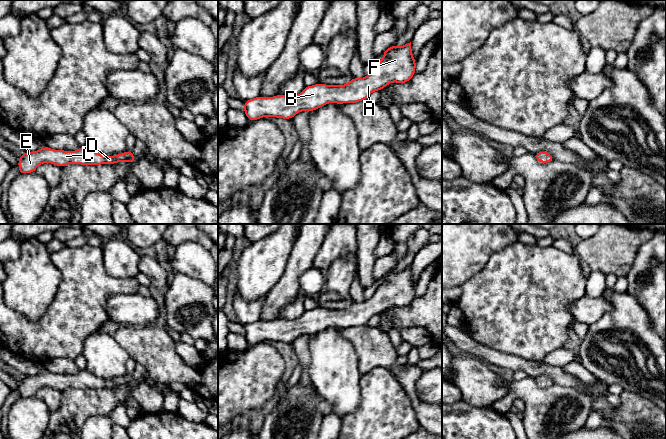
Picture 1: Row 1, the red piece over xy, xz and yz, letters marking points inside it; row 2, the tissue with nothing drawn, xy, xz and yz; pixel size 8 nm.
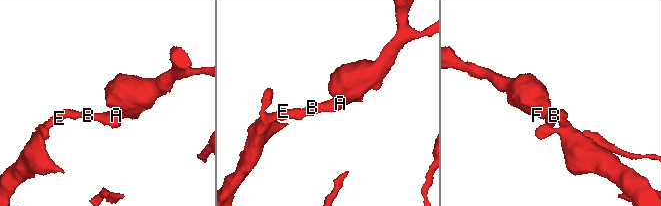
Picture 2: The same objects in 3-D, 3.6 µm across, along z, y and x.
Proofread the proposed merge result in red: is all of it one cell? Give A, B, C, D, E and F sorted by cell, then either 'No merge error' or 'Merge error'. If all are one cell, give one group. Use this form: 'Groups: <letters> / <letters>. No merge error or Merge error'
Groups: A B C D E F. No merge error

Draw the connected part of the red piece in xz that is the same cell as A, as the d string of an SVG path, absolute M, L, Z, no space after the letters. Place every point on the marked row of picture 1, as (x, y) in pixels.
M411 42L401 47L394 44L382 54L384 58L378 60L373 72L361 79L352 77L345 85L317 83L306 86L296 96L258 96L244 101L244 113L250 121L263 117L292 119L300 111L309 113L328 103L358 103L367 100L372 92L382 90L392 82L407 83L415 75L416 61Z

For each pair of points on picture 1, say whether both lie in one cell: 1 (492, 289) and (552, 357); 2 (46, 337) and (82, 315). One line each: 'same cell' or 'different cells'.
1: different cells
2: same cell

